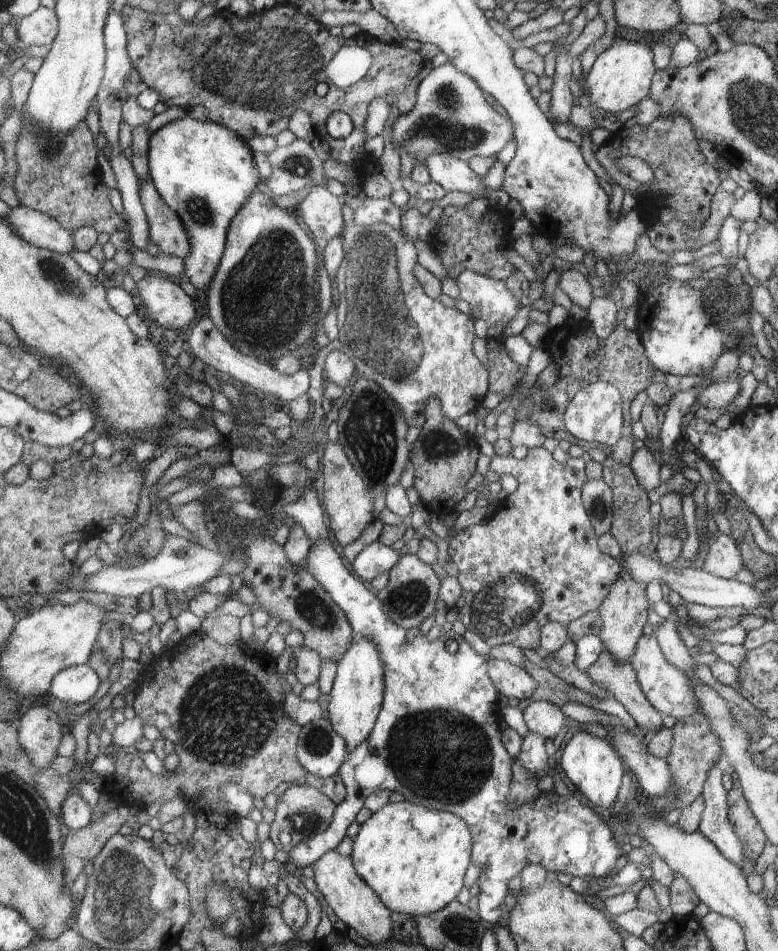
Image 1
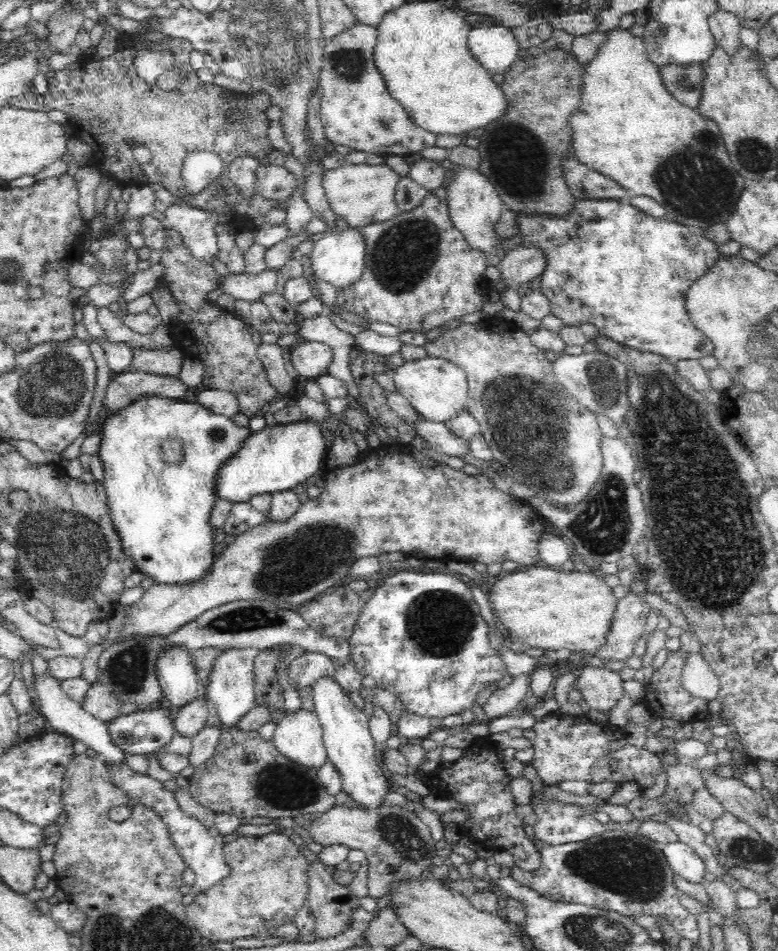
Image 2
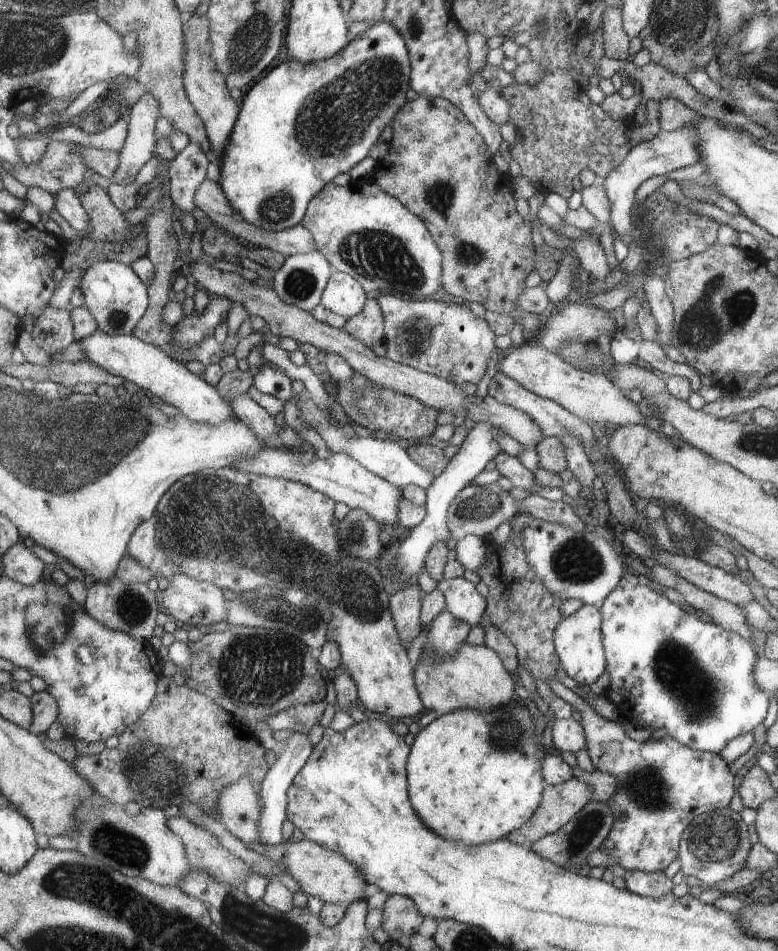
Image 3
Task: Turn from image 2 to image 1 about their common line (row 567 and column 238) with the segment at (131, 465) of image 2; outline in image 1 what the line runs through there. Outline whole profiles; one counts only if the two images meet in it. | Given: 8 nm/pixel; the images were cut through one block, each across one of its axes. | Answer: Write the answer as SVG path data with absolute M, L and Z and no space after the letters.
M184 117L165 124L149 136L147 161L149 178L157 187L162 200L181 217L192 242L192 250L183 258L185 266L182 278L194 286L197 296L204 294L207 297L215 279L214 274L225 256L230 220L233 220L250 195L260 186L260 172L254 164L252 150L238 133L226 128L226 125Z

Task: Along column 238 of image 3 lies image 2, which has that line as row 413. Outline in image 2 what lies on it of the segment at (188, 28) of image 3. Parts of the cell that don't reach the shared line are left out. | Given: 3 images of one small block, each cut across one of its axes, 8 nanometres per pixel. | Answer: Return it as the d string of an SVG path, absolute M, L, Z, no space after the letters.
M124 371L111 378L105 397L102 415L106 416L120 410L132 401L140 400L153 394L180 399L188 392L188 387L180 377L161 377L140 371Z

